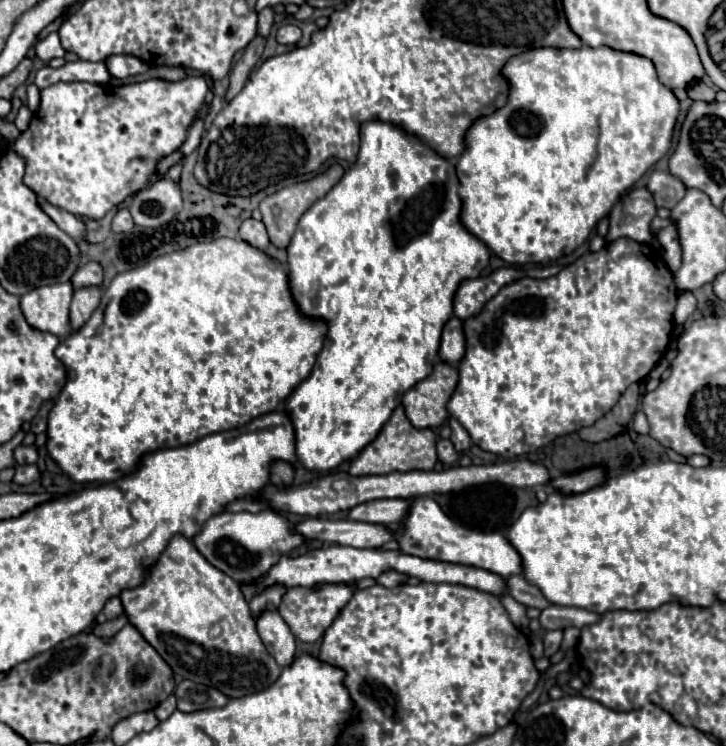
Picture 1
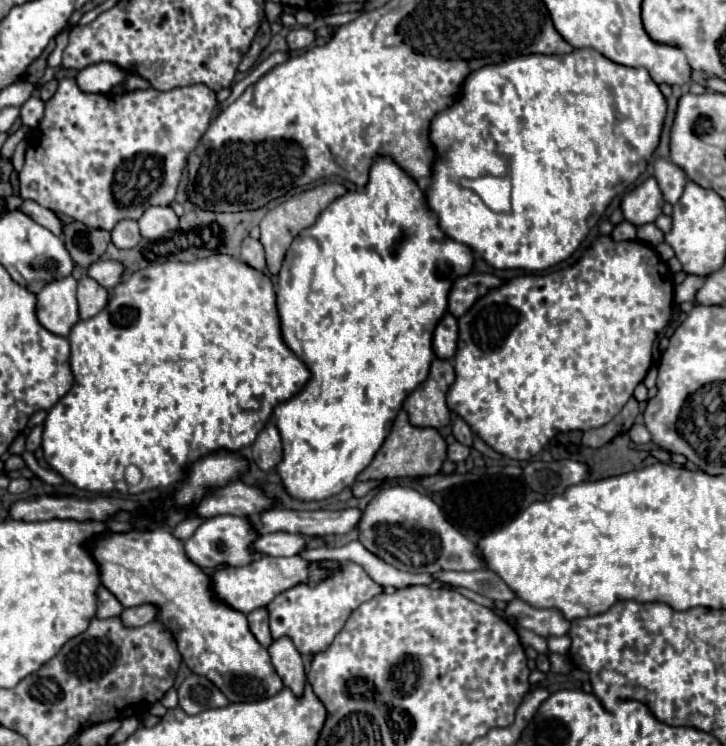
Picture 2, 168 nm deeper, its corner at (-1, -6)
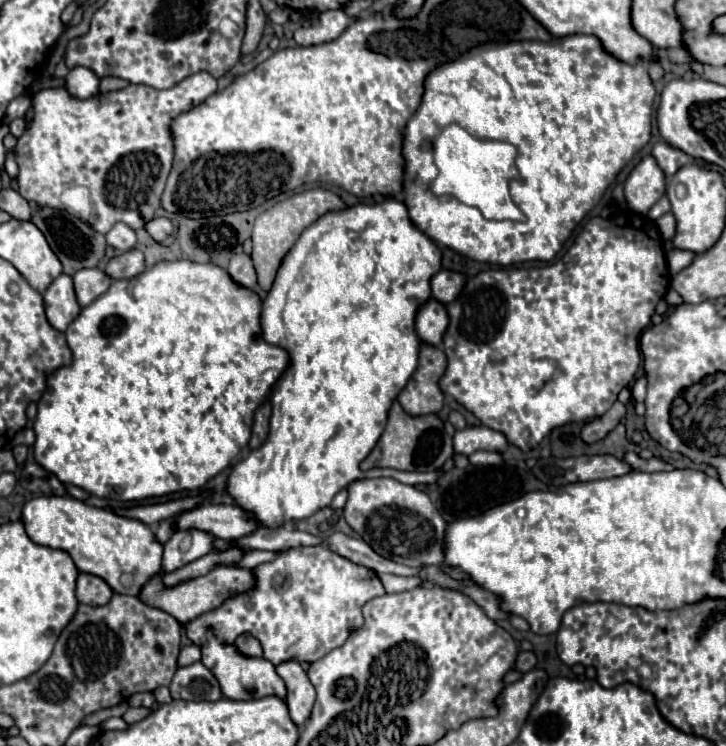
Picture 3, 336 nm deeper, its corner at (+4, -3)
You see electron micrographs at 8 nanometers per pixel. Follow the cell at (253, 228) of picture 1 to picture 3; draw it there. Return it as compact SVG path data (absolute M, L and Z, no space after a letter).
M239 252L231 258L229 262L229 268L227 268L229 276L239 282L241 286L247 286L247 288L253 288L257 284L257 274L255 274L255 268L253 268L253 260L249 254L245 252Z

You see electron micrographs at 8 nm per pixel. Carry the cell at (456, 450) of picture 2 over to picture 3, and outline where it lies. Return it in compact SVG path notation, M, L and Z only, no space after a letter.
M479 426L479 428L465 428L455 432L453 436L453 448L455 454L473 454L477 450L505 450L507 448L507 440L501 432L495 432L487 426Z

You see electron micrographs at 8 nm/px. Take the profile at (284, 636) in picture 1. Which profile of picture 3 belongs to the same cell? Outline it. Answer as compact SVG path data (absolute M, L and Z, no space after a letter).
M285 660L275 666L277 674L283 678L287 686L287 706L293 722L297 726L303 726L303 722L309 718L313 702L315 702L315 692L313 684L309 684L309 678L305 670L299 666L297 660Z

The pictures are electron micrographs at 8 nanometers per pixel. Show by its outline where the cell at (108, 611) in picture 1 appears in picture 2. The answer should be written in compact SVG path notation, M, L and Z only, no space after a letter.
M104 585L96 591L96 599L98 599L98 605L96 605L96 617L98 619L116 617L124 611L124 607L118 603L118 599Z

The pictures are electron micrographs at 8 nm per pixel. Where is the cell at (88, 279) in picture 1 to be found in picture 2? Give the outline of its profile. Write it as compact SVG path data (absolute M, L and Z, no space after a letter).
M100 259L88 271L88 277L96 279L108 291L112 291L122 281L122 275L124 275L124 265L114 259Z

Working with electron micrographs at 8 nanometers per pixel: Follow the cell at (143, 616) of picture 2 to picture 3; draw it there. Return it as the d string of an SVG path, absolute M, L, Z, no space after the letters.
M229 548L229 552L209 552L173 572L167 572L161 576L163 584L167 588L173 588L177 586L179 582L185 582L185 580L193 580L197 576L205 576L205 572L213 570L215 566L229 566L229 564L237 564L247 552L241 552L241 548Z

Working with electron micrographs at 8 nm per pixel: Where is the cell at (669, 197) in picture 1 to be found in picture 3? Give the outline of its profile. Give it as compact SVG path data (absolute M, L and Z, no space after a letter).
M663 140L653 146L651 156L657 160L657 164L659 164L659 168L663 170L665 176L673 176L673 172L677 172L677 170L683 168L685 164L691 164L691 162L693 162L685 152L671 148L671 146L669 146L667 142L663 142Z

